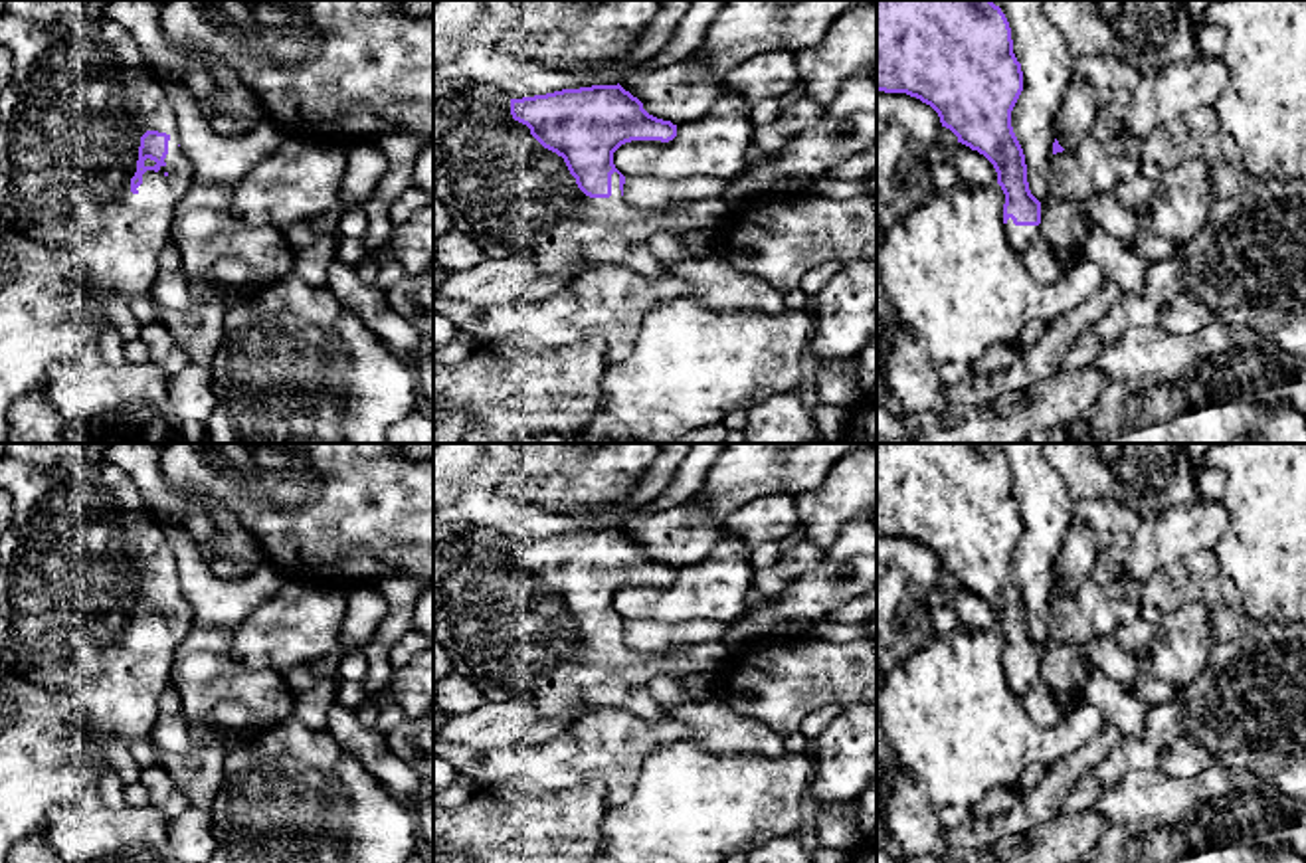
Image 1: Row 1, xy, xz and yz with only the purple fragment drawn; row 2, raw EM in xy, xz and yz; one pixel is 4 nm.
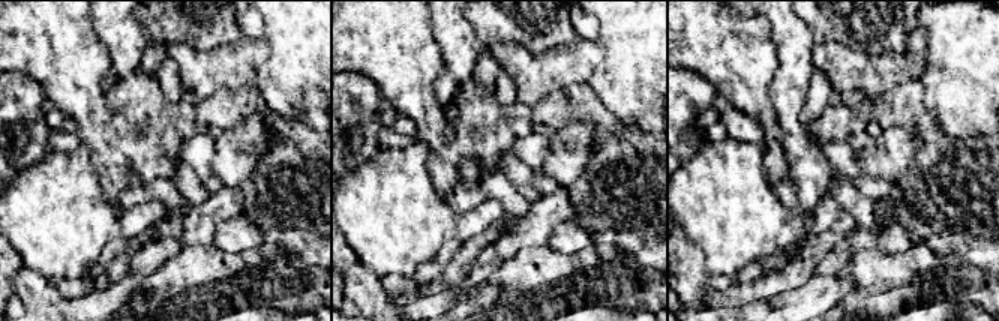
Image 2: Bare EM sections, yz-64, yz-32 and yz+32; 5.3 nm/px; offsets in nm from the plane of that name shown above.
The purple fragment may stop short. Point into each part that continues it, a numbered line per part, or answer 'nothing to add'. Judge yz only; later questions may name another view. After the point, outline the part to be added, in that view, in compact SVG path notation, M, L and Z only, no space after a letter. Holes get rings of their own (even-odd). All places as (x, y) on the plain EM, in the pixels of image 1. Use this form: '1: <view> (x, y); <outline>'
1: yz (1022, 681); M1009 661L1005 667L1007 673L1007 683L1015 695L1025 695L1031 689L1041 687L1041 673L1039 669L1015 669L1013 663Z

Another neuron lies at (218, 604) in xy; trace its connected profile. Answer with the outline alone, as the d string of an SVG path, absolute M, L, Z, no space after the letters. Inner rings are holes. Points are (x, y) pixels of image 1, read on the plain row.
M156 521L178 564L178 588L194 614L194 625L235 631L241 622L271 600L287 582L271 562L245 580L226 582L212 574L208 560L200 556L190 534L168 523Z

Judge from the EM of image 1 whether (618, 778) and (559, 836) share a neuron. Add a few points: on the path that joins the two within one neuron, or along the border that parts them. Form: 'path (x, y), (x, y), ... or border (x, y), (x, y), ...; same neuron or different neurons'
border (608, 796), (604, 804); different neurons

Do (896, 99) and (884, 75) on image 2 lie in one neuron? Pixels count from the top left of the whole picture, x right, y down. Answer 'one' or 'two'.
two

